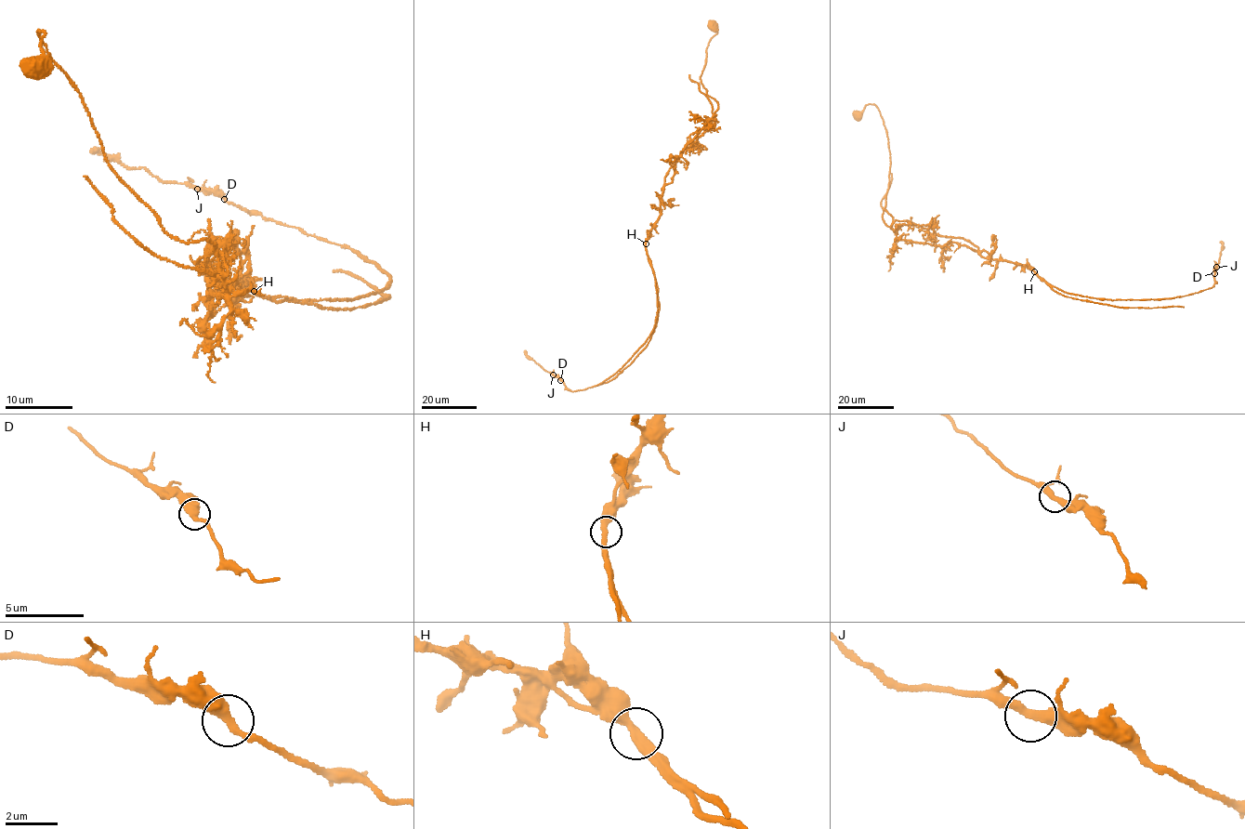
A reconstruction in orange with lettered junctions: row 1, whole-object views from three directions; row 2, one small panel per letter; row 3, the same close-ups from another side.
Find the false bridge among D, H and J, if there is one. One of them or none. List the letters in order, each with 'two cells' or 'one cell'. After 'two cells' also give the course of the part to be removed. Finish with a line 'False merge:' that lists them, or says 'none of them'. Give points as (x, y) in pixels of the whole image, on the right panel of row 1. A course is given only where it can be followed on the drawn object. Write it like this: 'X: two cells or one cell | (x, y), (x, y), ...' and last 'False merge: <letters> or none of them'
D: one cell
H: two cells | (1034, 271), (908, 221), (885, 226), (881, 203), (891, 173)
J: one cell
False merge: H

